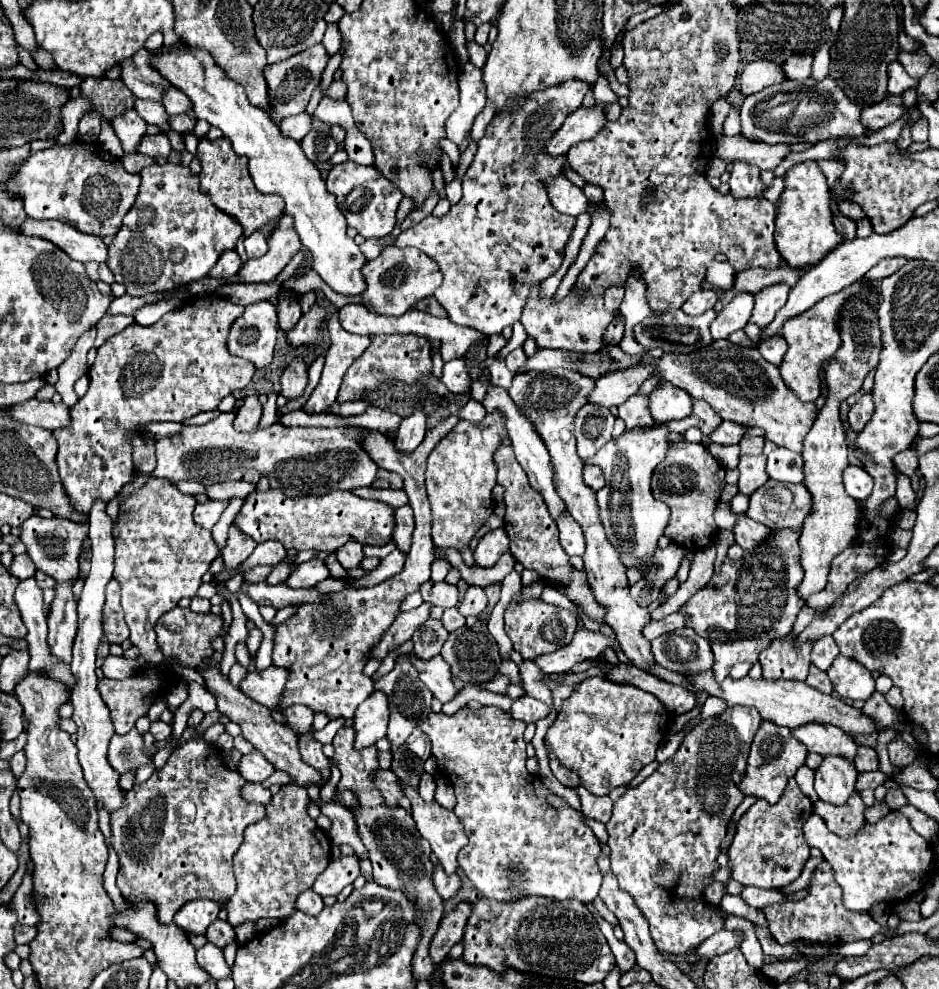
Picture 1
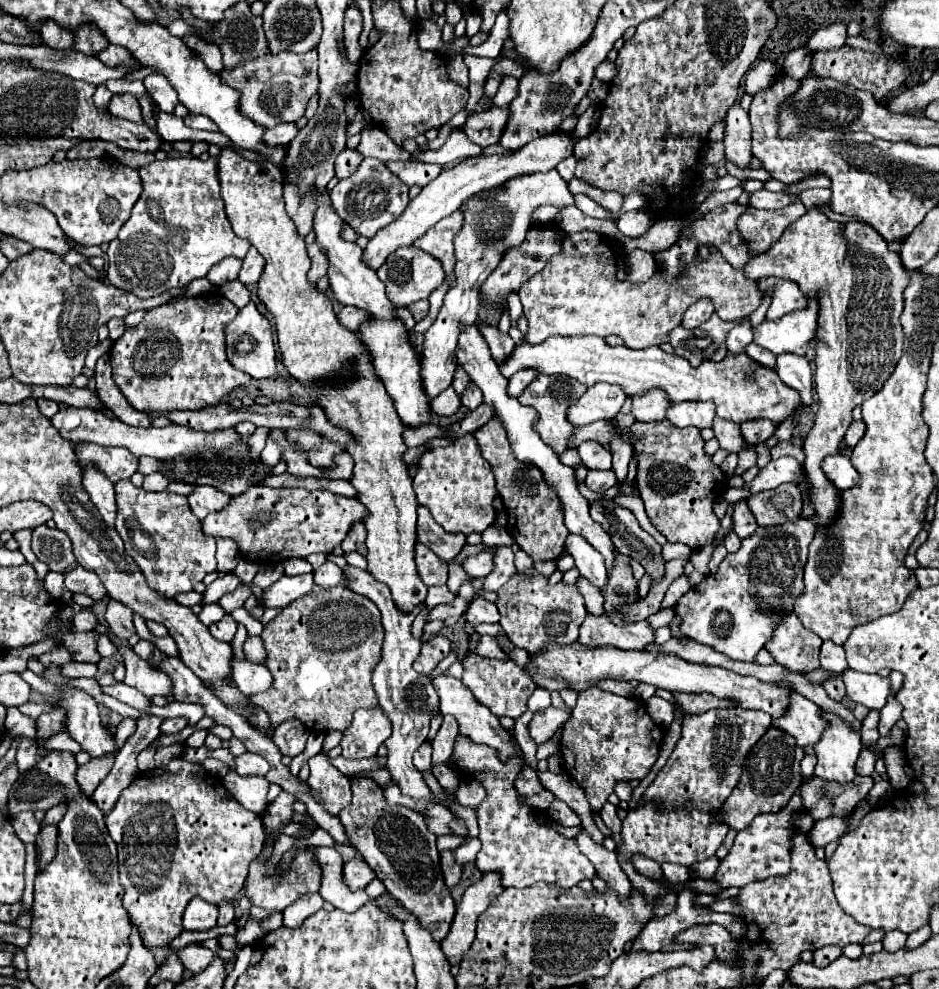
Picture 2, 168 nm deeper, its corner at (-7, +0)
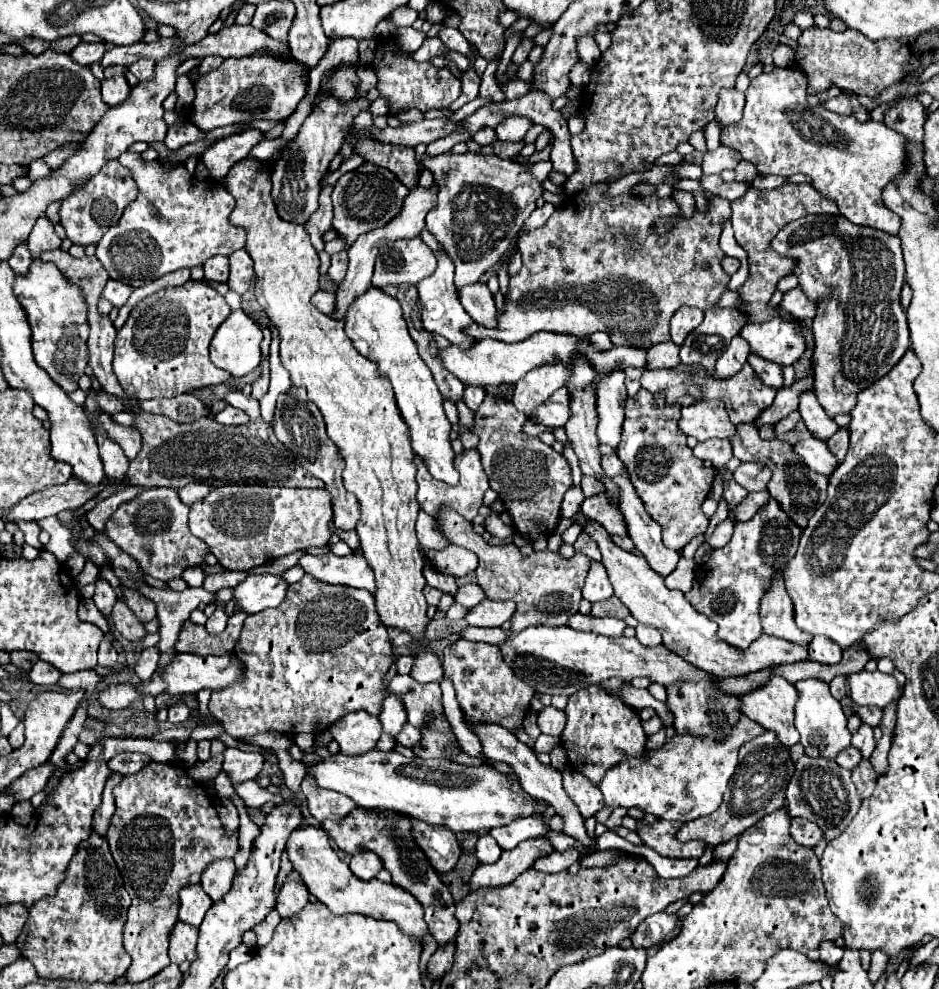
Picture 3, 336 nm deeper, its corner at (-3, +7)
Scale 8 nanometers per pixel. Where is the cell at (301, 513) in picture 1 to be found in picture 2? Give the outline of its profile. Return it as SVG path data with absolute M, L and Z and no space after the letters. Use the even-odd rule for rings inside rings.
M253 485L243 495L233 497L223 511L207 515L201 525L207 535L235 539L241 555L249 561L279 563L291 557L305 559L311 553L331 553L341 545L351 527L365 521L365 517L367 507L359 499L325 489L307 491L303 487L271 489Z

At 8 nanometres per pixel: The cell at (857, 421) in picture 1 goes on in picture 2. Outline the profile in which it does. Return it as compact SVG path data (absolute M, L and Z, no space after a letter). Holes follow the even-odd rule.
M853 421L851 427L847 429L847 435L845 435L843 441L845 441L847 447L855 447L863 435L865 435L865 423L863 421Z

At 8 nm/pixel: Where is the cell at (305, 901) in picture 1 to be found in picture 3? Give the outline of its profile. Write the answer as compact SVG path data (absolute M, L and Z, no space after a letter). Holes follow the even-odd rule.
M293 870L279 888L275 910L281 914L281 918L285 918L285 916L293 916L293 914L301 912L307 902L309 902L307 886L303 884L301 876Z

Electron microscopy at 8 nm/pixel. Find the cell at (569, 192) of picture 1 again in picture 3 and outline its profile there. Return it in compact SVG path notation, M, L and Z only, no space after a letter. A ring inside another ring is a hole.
M439 154L421 156L421 166L433 174L437 204L427 212L427 230L455 262L455 286L477 282L487 270L499 264L517 240L525 220L541 196L541 180L551 172L551 162L531 166L515 160L501 160L493 154Z

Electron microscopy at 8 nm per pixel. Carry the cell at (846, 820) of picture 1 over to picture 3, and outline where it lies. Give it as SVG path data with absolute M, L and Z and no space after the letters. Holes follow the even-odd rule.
M791 820L791 836L797 844L813 848L821 840L821 832L817 824L811 824L809 820Z

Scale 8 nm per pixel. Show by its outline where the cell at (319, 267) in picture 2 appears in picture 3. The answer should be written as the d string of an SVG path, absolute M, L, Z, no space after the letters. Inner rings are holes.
M323 186L319 194L319 208L311 214L311 218L305 222L305 232L311 236L311 242L317 252L323 250L323 232L331 228L333 220L333 206L331 206L331 192L333 186Z

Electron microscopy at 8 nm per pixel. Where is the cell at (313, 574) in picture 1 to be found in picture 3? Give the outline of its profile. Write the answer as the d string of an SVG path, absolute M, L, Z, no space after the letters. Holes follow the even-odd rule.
M253 574L247 576L233 590L235 606L245 614L257 614L261 610L279 606L285 598L287 582L273 574Z

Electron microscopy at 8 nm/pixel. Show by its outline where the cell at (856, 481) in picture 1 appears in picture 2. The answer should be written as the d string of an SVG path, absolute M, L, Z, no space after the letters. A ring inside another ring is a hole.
M833 455L831 459L825 459L823 463L823 471L827 471L827 477L841 489L851 489L859 483L859 473L853 467L851 459L845 455Z

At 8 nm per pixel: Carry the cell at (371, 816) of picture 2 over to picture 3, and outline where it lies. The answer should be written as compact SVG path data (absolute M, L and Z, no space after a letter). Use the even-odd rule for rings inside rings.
M357 808L347 820L325 820L321 828L329 834L329 838L335 840L339 850L347 854L359 854L359 852L375 852L381 856L385 868L393 874L395 886L411 892L423 906L425 910L425 922L429 926L431 936L437 940L439 946L451 944L457 938L459 922L455 920L455 906L453 906L453 896L449 888L441 882L439 874L427 864L427 858L415 844L411 844L411 832L407 832L407 818L409 816L399 816L399 820L379 820L379 816L367 816L369 810Z

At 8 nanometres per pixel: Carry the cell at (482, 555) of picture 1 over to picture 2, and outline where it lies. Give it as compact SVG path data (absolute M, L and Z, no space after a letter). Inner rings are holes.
M485 547L479 555L465 559L463 569L469 577L487 577L493 571L493 557L497 547Z

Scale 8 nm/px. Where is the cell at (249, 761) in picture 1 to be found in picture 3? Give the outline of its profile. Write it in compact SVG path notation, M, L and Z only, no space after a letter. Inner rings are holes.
M227 748L223 752L223 770L233 784L255 780L263 768L263 756L255 752L241 752L237 748Z

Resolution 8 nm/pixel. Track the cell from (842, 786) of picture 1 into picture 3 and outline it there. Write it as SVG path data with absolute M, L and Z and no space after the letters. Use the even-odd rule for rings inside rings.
M807 678L799 680L795 684L795 690L799 694L795 702L795 728L801 734L801 744L805 746L807 756L823 756L823 758L835 758L843 748L851 746L851 734L847 730L847 716L843 714L843 708L839 700L835 700L829 692L829 684L823 680Z

